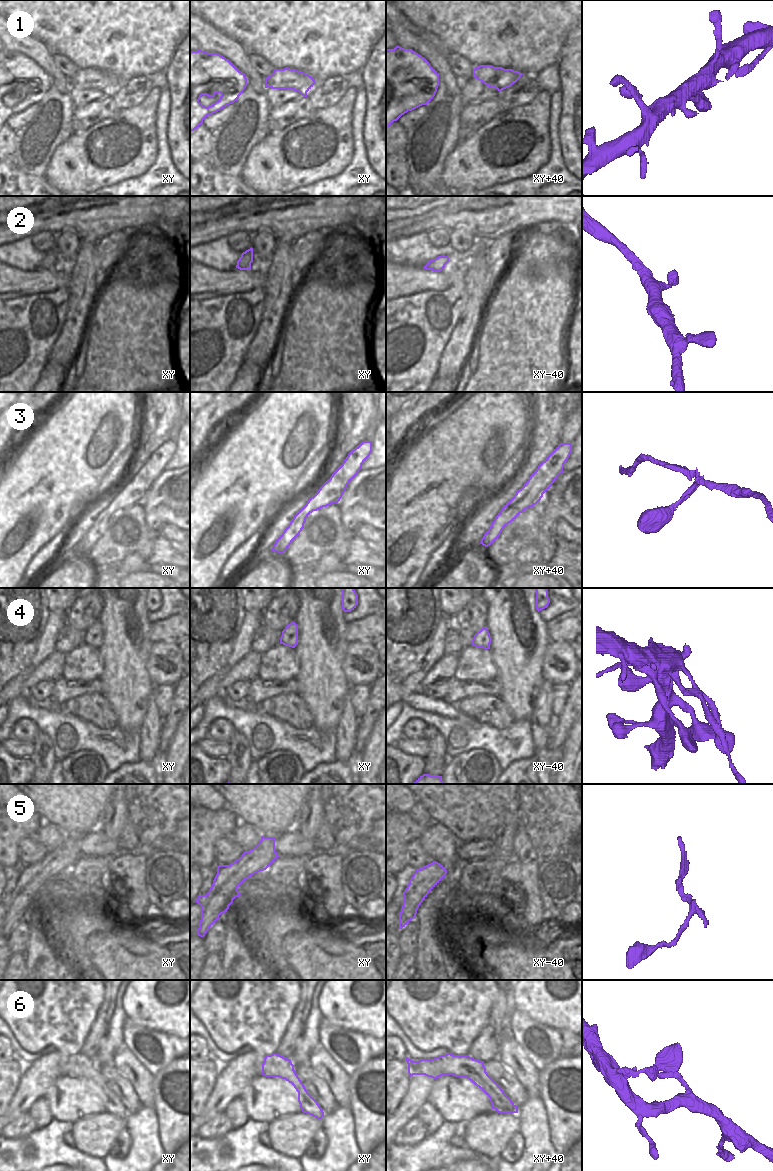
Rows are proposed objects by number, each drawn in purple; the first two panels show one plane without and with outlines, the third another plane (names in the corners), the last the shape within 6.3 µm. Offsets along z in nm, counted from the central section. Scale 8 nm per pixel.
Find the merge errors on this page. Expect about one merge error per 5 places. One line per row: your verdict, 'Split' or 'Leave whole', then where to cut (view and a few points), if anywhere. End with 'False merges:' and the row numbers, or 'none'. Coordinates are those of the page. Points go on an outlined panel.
1: Leave whole. No split
2: Leave whole. No split
3: Leave whole. No split
4: Split. Split along xy-40 (478, 631), (483, 631), (487, 635), (488, 648)
5: Leave whole. No split
6: Leave whole. No split
False merges: 4.

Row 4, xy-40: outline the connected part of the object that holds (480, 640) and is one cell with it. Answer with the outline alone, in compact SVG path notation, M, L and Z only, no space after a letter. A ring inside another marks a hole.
M477 632L472 639L472 646L488 650L488 635L485 632Z

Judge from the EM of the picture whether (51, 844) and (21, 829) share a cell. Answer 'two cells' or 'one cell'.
two cells

